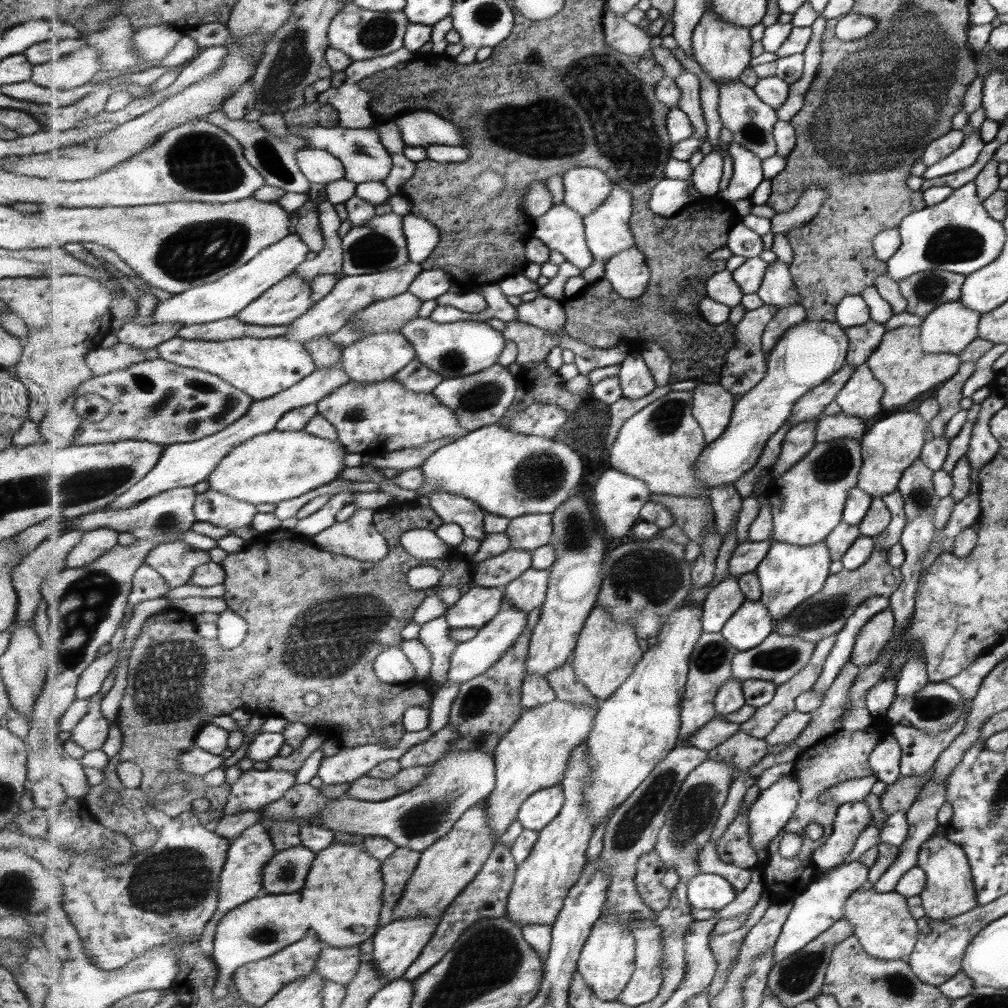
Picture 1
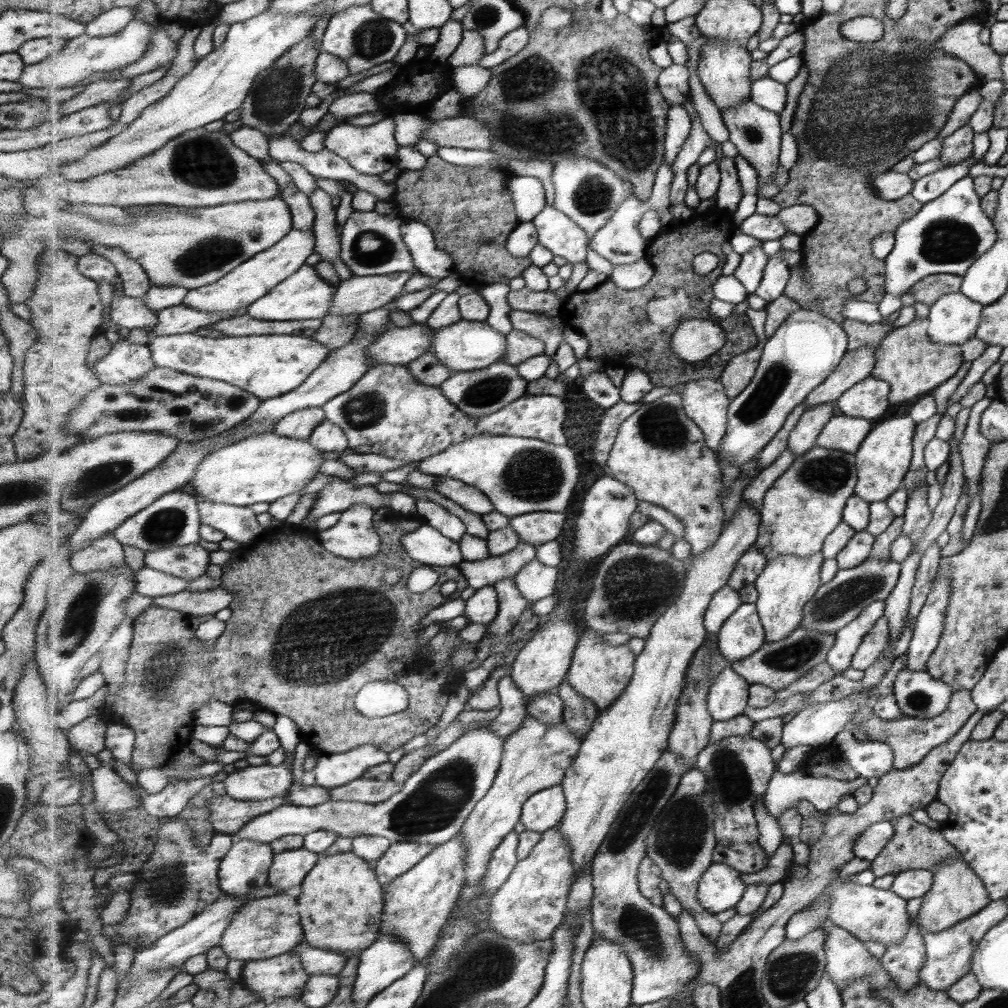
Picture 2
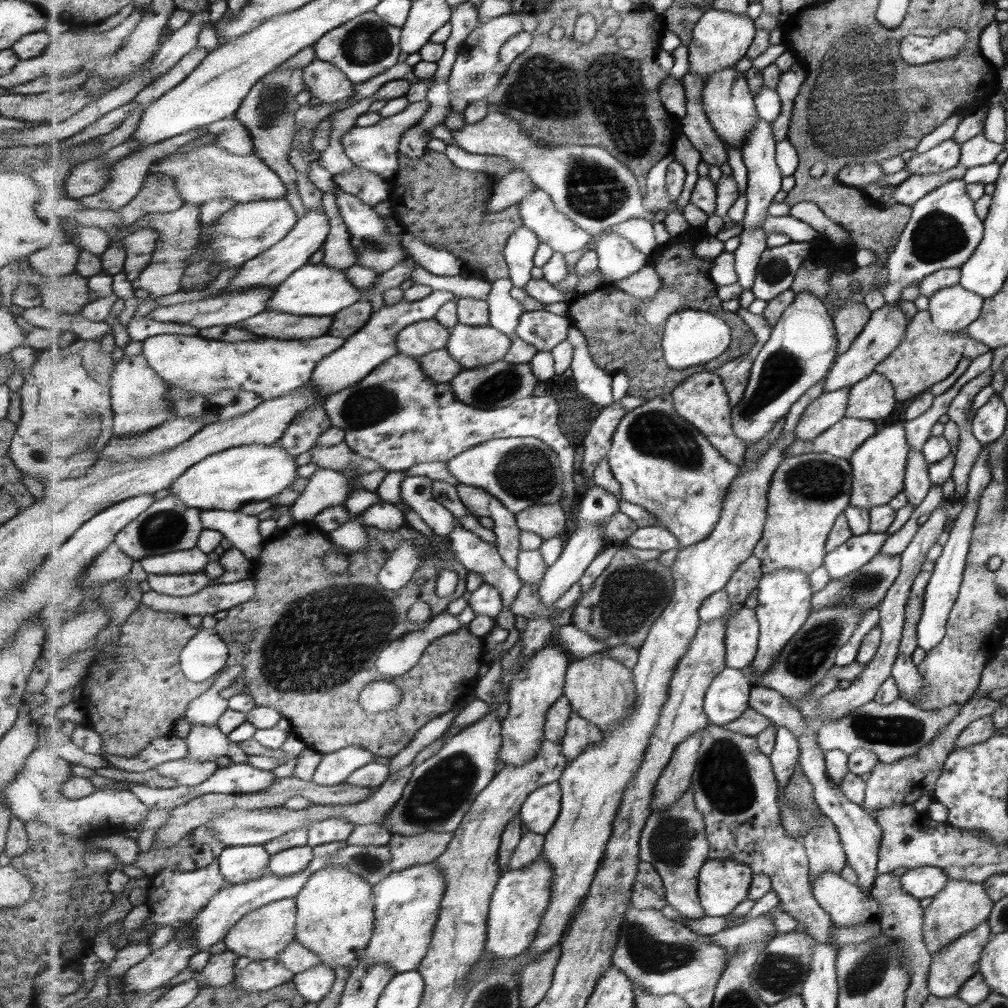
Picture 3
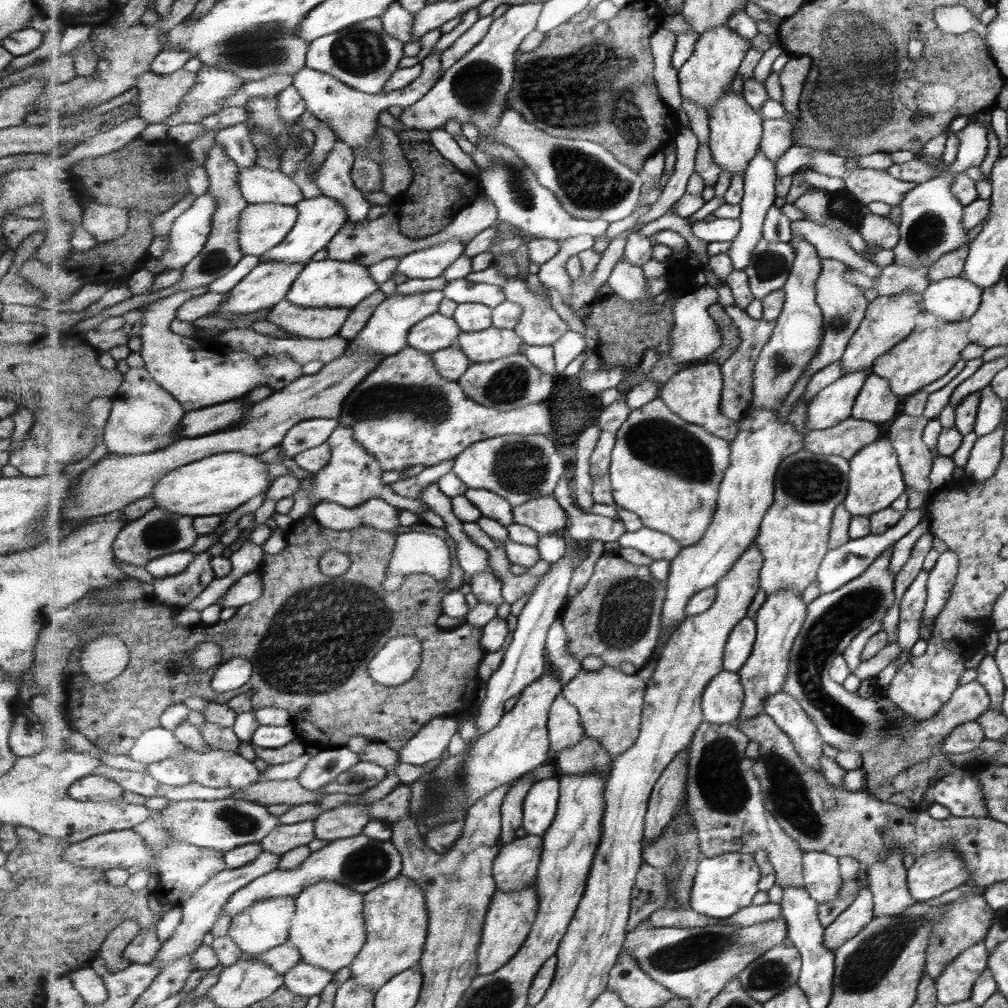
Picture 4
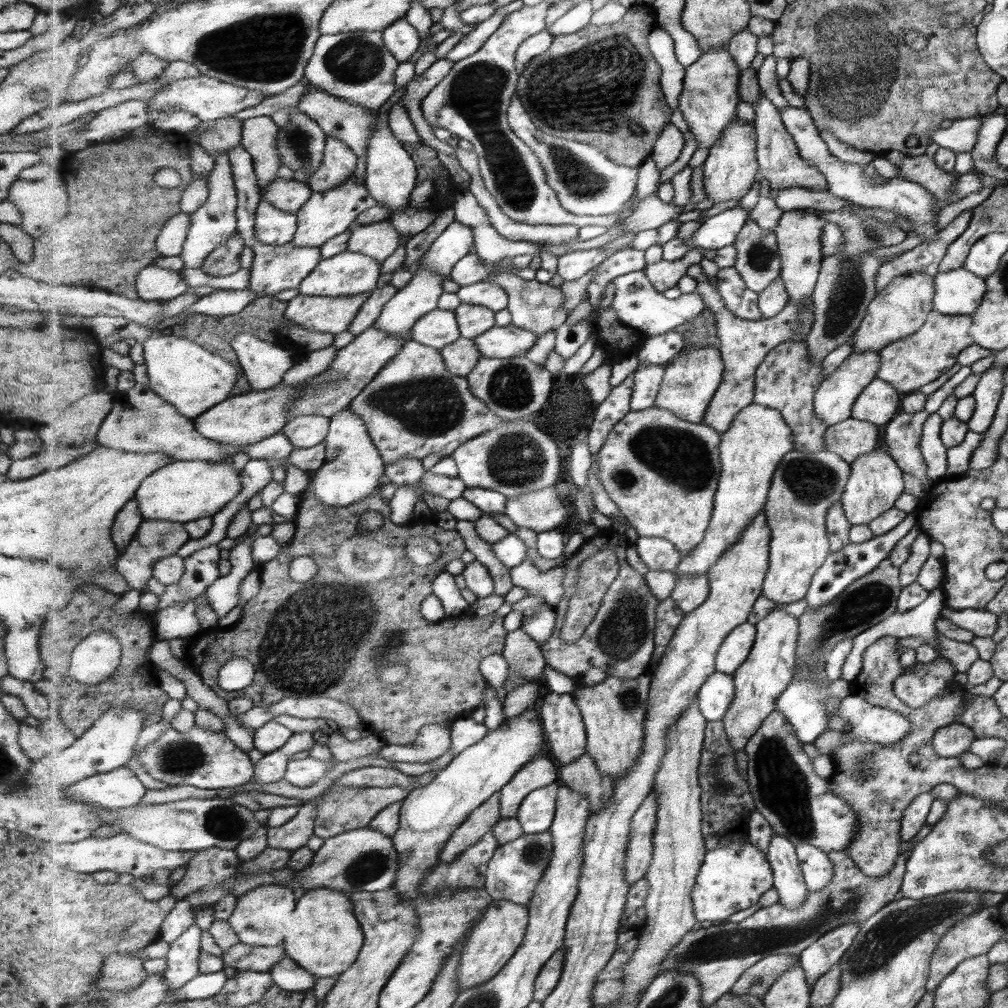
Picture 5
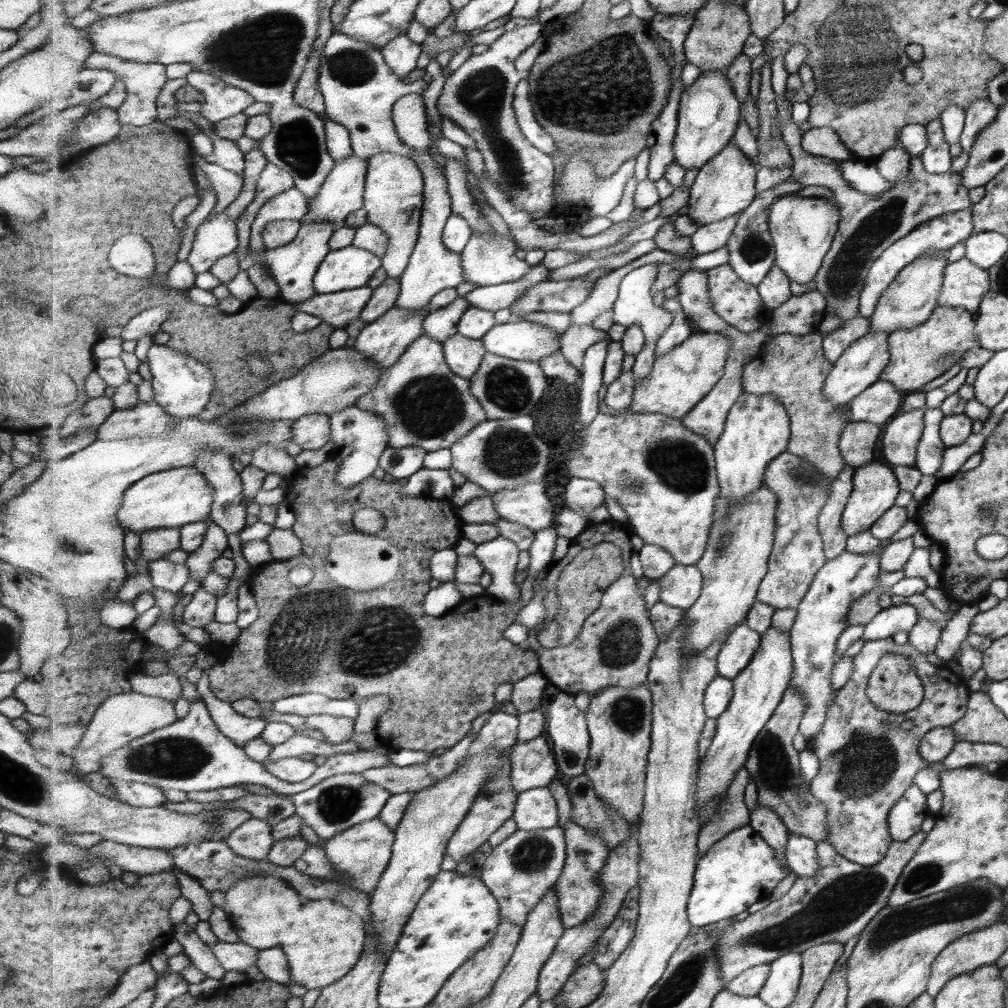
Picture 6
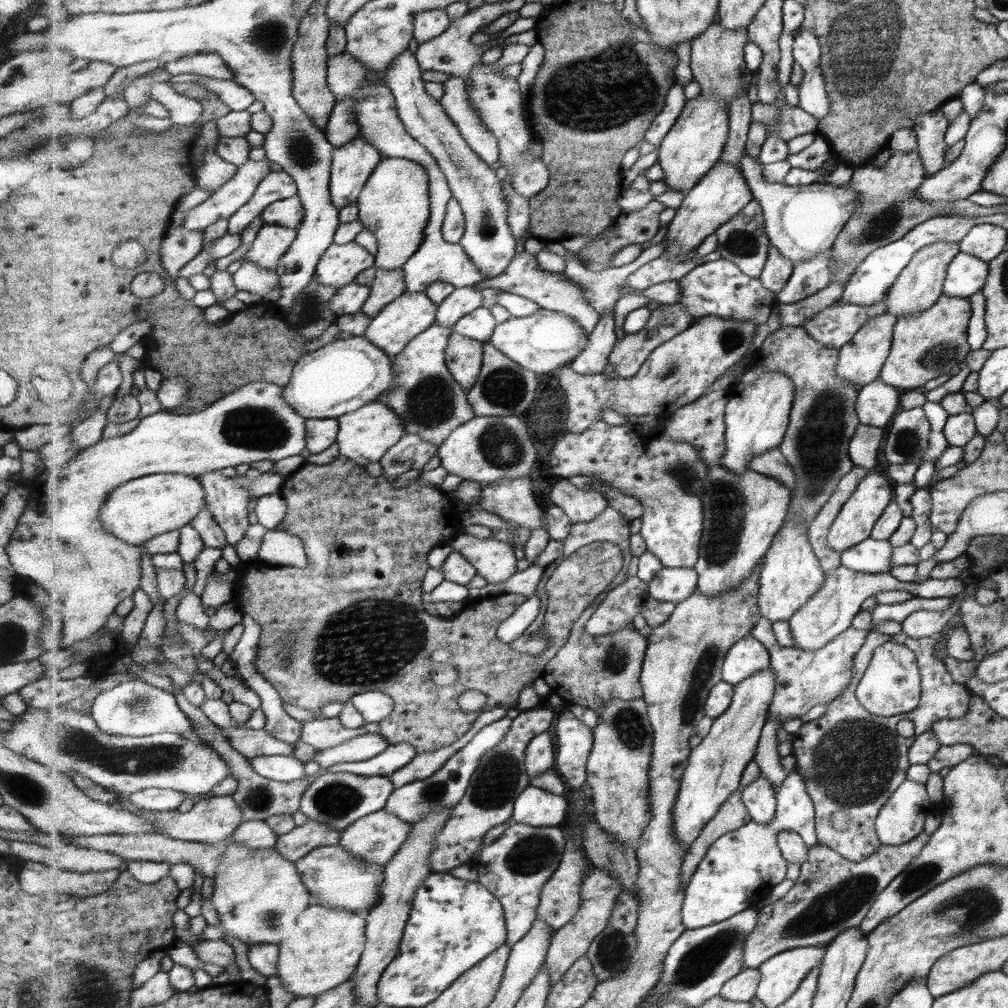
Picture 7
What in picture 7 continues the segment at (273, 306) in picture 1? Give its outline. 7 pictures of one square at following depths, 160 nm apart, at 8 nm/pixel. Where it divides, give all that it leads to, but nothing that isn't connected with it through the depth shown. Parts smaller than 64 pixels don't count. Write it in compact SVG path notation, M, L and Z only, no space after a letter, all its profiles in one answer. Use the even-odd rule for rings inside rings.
M355 241L333 244L319 261L316 274L324 285L341 288L353 283L355 276L363 270L375 267L375 263L376 255Z

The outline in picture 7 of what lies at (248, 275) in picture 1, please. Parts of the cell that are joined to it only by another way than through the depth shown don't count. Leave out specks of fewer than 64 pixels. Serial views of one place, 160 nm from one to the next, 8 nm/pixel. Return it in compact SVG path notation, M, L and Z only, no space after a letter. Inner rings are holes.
M359 134L353 142L347 143L344 147L334 150L332 162L332 175L330 180L330 191L332 201L341 210L344 206L357 203L363 187L367 184L371 173L382 162L382 152L375 148L363 135Z

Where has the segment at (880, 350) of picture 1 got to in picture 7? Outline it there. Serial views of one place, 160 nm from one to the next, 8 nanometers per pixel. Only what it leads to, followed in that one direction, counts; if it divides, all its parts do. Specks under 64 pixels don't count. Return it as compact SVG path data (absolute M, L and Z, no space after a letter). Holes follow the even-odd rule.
M941 294L929 308L898 316L890 352L882 364L878 379L901 390L913 390L927 380L949 372L953 366L959 366L970 351L966 343L970 314L968 299Z

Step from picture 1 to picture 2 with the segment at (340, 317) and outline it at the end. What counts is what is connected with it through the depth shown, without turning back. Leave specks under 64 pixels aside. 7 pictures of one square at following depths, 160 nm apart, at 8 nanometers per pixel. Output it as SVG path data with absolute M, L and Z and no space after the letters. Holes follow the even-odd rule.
M396 272L377 276L353 275L336 289L330 314L339 316L387 307L405 293L405 284L412 272Z

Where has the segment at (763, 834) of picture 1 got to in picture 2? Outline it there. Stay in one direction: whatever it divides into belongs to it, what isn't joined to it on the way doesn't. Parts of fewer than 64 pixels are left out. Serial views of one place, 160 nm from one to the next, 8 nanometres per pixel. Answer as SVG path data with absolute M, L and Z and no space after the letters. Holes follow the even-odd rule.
M783 743L772 749L774 759L776 760L776 771L774 772L774 778L771 779L770 786L767 789L765 799L763 800L765 806L768 808L768 813L773 815L776 819L787 810L787 808L797 807L801 800L808 800L812 802L817 810L821 811L836 811L836 806L839 804L841 796L850 795L854 788L860 787L866 784L867 778L861 778L858 776L853 780L837 780L836 778L815 778L805 772L799 770L789 774L785 774L779 770L778 764L785 754L786 748Z

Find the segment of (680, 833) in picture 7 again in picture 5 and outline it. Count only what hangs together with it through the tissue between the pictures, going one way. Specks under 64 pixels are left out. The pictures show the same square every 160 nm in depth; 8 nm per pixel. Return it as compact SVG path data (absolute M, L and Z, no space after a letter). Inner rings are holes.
M779 603L778 608L756 625L758 638L751 654L734 674L736 697L722 722L730 737L731 746L737 752L746 748L750 738L775 712L780 696L787 690L796 676L800 619L785 612L782 609L783 605L785 604Z

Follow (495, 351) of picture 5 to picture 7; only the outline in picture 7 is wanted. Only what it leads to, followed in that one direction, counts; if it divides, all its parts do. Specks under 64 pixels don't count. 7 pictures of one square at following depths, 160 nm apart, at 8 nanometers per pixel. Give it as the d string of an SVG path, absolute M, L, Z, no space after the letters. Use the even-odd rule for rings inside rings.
M541 309L539 313L526 317L512 316L507 322L498 323L489 342L523 368L547 378L551 372L566 366L582 354L590 343L590 337L572 316L551 309Z

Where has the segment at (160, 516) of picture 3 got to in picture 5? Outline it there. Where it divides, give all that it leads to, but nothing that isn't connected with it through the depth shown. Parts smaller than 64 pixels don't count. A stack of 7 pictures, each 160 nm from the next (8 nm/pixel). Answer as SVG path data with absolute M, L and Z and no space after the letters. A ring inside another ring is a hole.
M147 520L135 533L131 544L120 552L115 566L117 571L127 580L132 590L146 592L147 584L154 578L153 566L161 559L177 555L177 551L190 539L183 522Z

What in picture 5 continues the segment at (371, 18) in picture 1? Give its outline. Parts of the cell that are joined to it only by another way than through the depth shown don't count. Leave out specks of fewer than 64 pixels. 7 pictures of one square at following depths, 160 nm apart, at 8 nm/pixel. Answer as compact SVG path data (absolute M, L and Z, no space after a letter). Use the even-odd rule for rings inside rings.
M355 31L322 35L306 68L305 79L325 93L361 105L374 116L395 94L397 60L384 42L383 31Z

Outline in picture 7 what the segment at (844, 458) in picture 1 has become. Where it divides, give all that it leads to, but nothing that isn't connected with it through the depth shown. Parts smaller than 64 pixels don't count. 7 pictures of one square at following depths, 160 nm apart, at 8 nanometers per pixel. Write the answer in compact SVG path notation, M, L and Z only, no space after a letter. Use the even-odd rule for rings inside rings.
M773 448L769 452L763 452L763 454L755 456L751 461L751 470L783 482L791 490L797 486L795 469L791 467L780 448ZM787 522L787 525L775 535L774 542L766 552L765 564L759 577L758 603L762 616L772 623L790 620L802 606L810 602L812 596L818 594L825 584L826 573L810 543L808 528L808 522Z

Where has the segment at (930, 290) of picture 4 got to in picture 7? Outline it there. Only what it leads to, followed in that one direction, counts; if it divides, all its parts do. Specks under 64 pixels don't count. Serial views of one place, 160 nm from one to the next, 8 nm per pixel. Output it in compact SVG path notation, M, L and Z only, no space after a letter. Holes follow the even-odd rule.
M959 251L947 264L942 294L968 299L984 286L987 269L986 262Z

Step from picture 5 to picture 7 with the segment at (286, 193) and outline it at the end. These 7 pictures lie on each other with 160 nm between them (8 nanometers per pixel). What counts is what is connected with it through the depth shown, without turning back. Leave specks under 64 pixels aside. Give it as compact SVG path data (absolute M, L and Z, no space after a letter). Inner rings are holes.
M297 195L273 201L262 212L261 219L266 224L277 224L285 226L285 228L298 229L302 226L305 215L306 210L302 200Z

